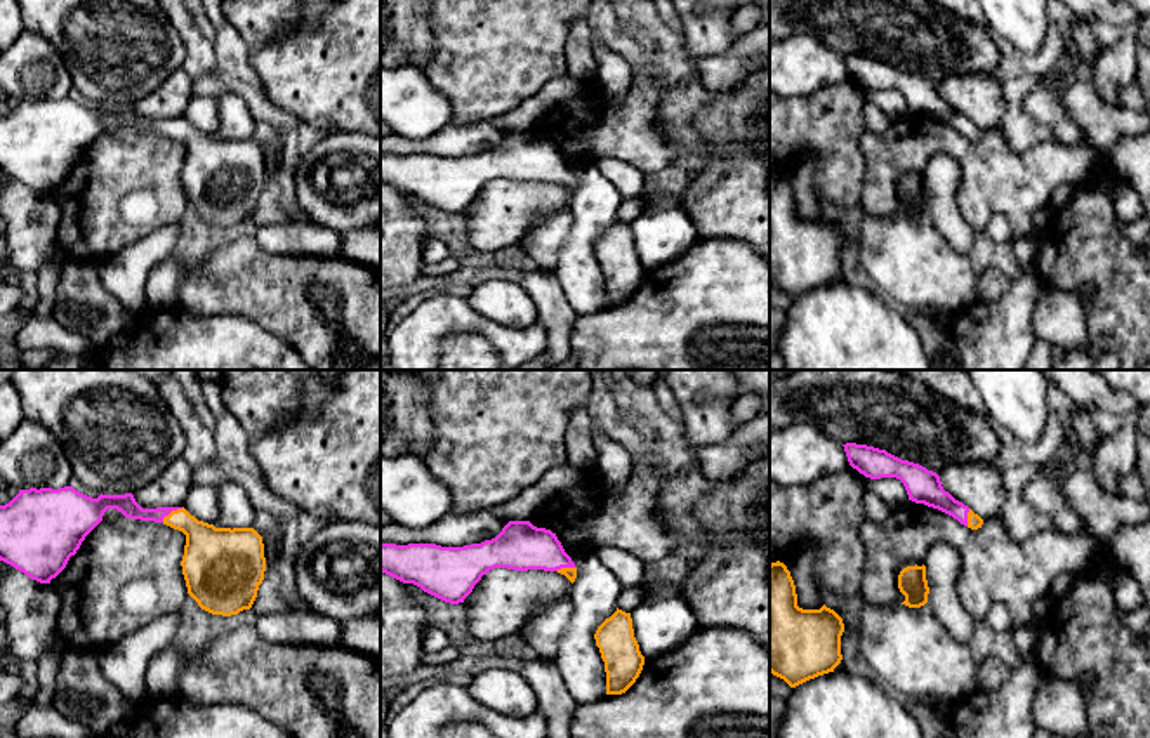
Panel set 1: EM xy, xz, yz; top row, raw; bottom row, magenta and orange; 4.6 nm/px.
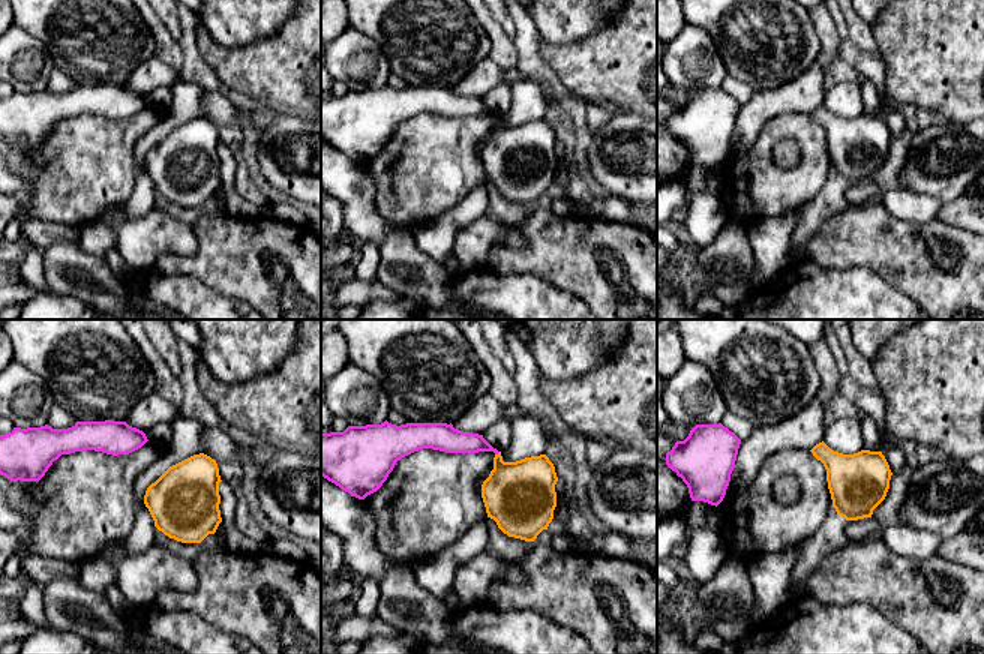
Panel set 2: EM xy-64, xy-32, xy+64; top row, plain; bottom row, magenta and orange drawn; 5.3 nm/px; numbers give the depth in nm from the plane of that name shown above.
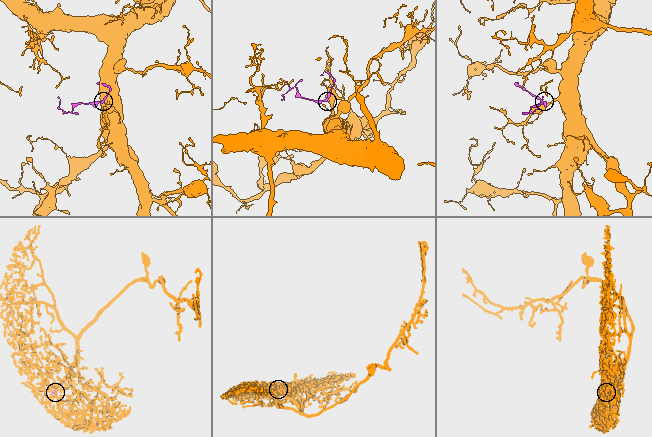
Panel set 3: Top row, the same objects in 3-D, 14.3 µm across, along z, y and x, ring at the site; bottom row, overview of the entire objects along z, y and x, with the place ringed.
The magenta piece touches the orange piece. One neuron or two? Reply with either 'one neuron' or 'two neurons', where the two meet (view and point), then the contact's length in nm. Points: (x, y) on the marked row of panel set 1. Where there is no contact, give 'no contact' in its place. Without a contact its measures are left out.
one neuron | xy (171, 511) | 120 nm

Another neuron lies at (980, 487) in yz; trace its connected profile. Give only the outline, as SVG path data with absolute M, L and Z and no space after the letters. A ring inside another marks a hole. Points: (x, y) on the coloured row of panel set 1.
M978 462L957 464L942 471L945 491L968 505L983 521L999 516L1006 500L1001 471Z

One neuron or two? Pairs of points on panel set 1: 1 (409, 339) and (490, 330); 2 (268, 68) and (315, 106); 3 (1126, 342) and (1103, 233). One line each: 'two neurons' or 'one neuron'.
1: one neuron
2: one neuron
3: one neuron

